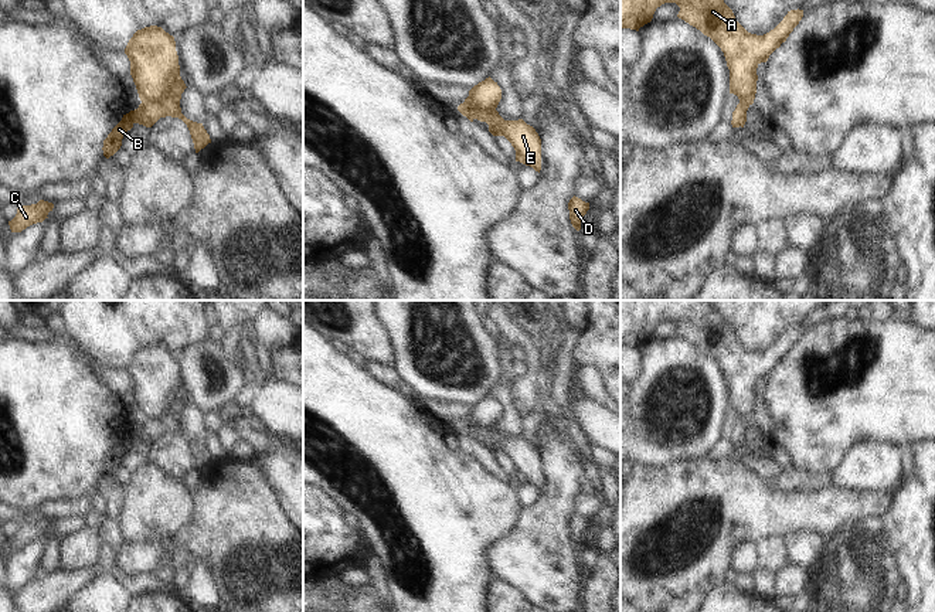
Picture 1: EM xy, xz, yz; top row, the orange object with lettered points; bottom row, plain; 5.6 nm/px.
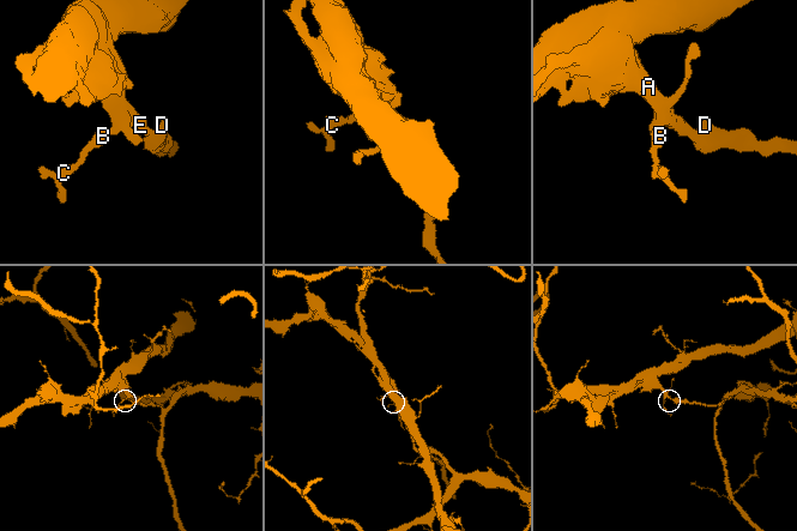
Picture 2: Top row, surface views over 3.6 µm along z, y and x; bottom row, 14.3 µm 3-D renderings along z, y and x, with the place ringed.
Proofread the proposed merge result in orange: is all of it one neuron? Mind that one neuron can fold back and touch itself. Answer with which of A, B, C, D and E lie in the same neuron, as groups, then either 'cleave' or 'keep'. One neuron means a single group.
A D E / B C | cleave

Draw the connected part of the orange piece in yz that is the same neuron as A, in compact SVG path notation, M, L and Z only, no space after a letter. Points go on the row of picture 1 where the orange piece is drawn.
M620 0L620 28L639 31L640 27L652 21L656 8L664 3L676 3L680 7L677 17L700 30L721 48L730 69L730 94L737 95L740 102L748 105L752 105L755 99L758 65L768 61L769 55L786 41L803 17L803 10L790 10L774 30L756 35L748 33L737 21L724 0Z

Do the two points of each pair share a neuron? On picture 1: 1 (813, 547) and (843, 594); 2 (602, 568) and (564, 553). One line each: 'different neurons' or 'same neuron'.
1: different neurons
2: different neurons

